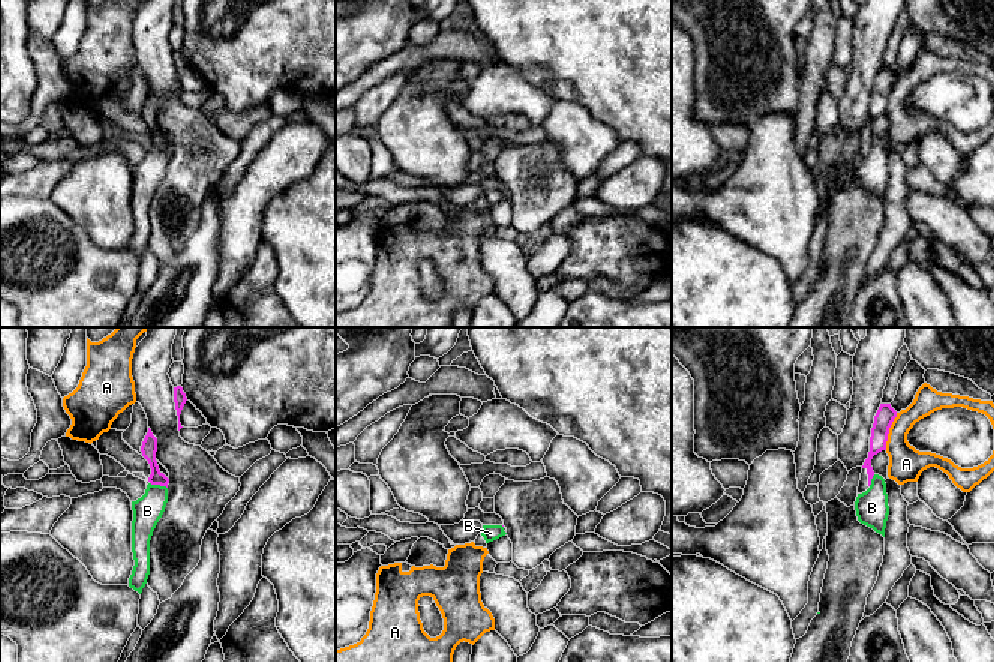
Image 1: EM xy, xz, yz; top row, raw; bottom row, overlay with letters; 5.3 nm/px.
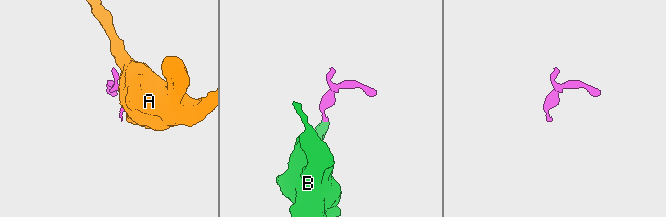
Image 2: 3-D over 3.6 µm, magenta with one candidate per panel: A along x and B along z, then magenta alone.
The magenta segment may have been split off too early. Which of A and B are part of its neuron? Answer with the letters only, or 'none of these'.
none of these

